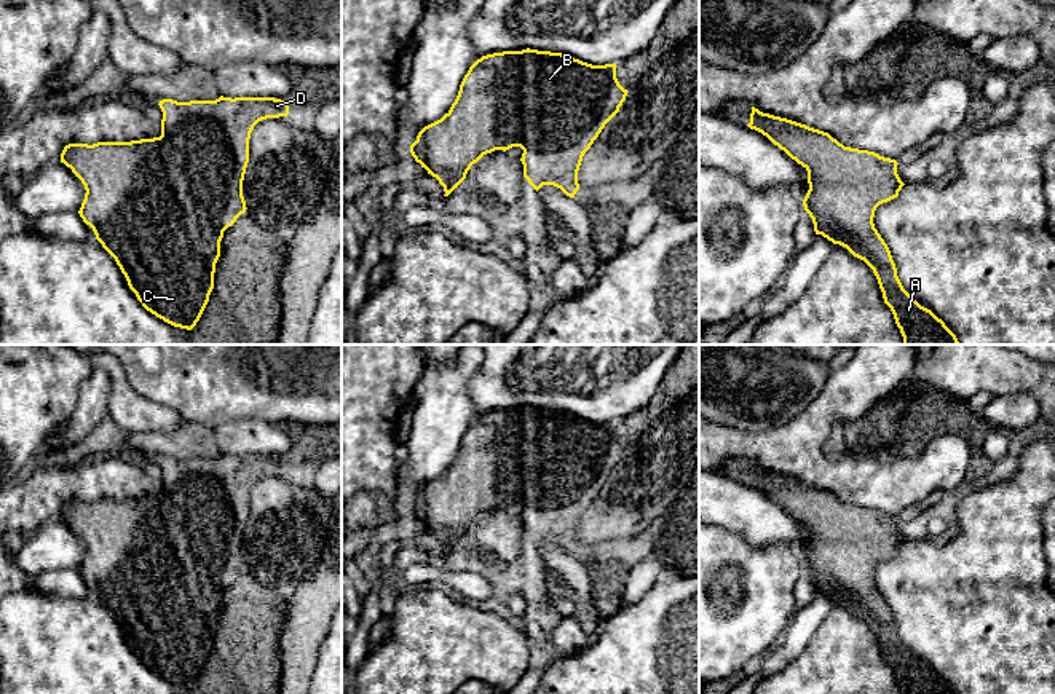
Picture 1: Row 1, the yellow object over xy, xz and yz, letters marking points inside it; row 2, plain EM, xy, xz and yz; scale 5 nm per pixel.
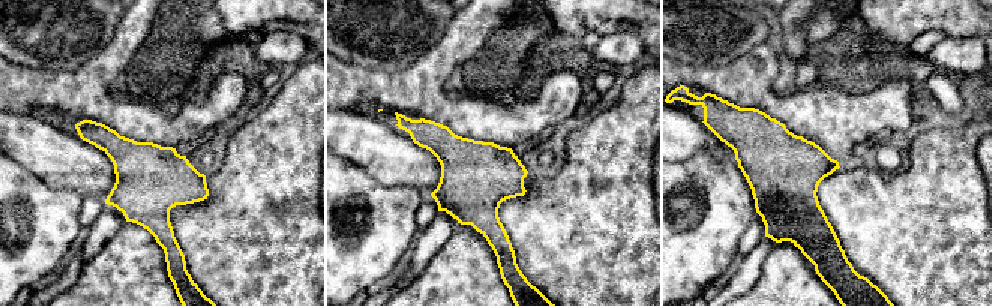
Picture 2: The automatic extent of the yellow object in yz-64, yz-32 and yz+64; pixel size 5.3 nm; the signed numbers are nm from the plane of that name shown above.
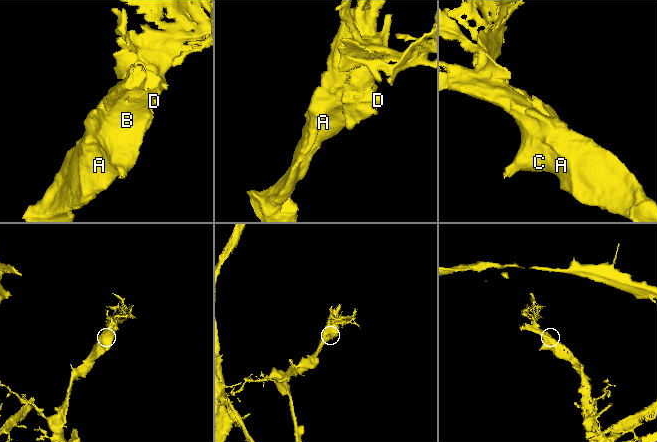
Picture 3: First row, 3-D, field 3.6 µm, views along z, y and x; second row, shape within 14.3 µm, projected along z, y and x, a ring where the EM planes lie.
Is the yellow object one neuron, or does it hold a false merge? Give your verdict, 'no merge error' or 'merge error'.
no merge error

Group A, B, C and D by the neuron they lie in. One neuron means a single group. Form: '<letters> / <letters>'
A B C D

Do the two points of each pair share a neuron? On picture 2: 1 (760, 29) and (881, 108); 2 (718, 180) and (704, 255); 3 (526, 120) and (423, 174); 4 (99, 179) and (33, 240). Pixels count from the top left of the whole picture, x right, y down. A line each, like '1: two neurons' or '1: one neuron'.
1: two neurons
2: one neuron
3: two neurons
4: two neurons

